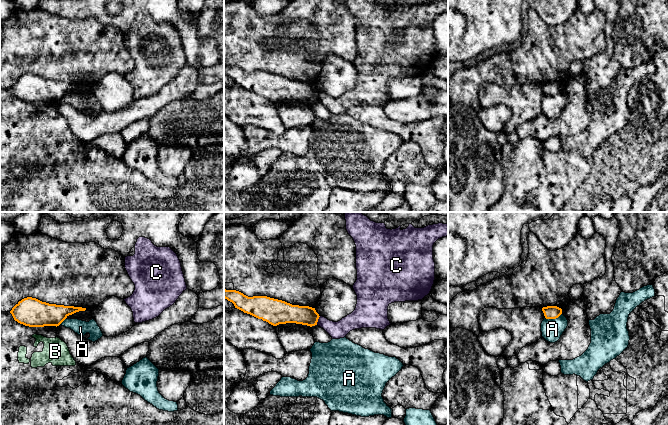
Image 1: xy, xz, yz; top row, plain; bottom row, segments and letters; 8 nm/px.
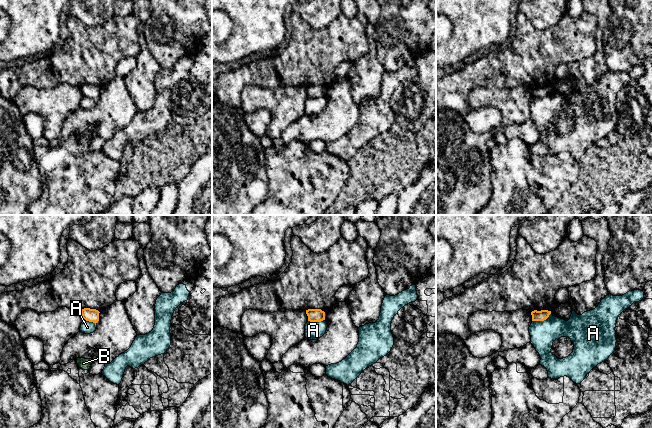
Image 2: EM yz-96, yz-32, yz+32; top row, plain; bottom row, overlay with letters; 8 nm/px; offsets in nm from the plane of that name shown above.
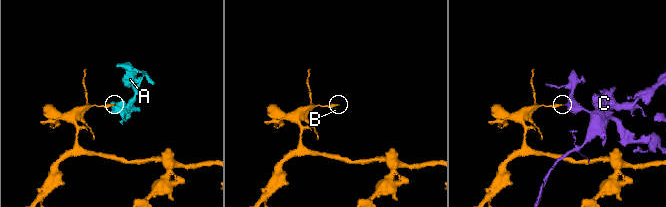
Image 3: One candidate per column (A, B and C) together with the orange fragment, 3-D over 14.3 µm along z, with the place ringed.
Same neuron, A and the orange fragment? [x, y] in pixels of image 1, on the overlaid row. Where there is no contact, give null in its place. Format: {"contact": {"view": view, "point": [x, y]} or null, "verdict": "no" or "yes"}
{"contact": {"view": "yz", "point": [553, 318]}, "verdict": "no"}

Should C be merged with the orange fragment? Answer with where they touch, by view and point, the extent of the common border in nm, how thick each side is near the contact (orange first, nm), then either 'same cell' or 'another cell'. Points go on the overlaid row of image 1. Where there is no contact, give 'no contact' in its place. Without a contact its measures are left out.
contact xz (317, 320); length 80 nm; calibres 160 and 140 nm; another cell

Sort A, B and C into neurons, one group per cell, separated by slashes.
A / B / C

